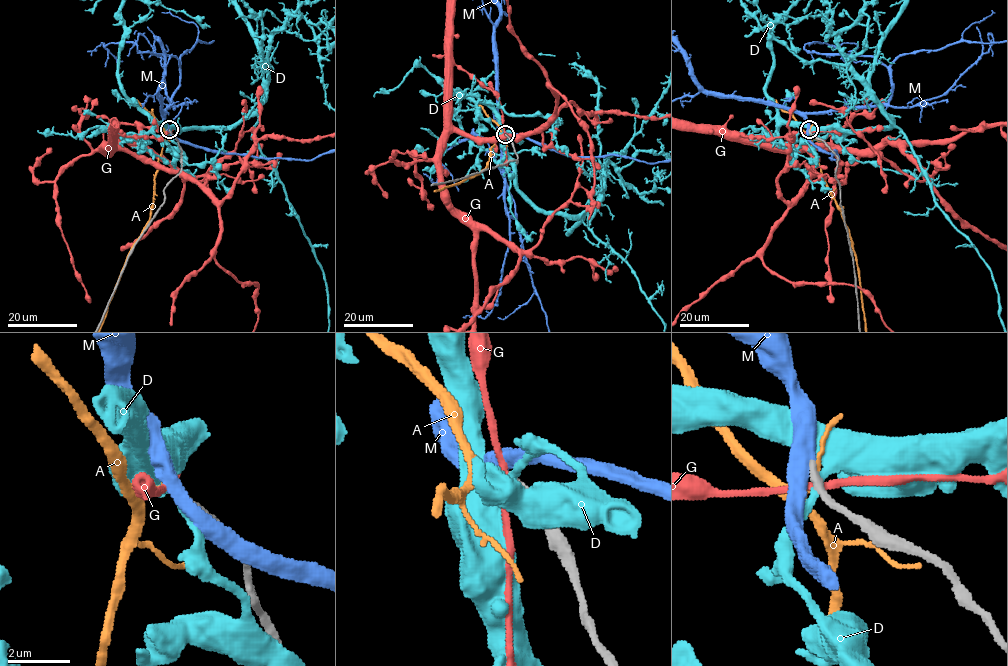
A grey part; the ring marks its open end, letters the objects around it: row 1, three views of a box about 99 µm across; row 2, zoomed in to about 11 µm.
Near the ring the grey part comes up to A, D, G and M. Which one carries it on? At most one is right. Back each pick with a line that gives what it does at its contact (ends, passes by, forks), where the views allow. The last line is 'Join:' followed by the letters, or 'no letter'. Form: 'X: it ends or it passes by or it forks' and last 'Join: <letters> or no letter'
M: it passes by
Join: M

